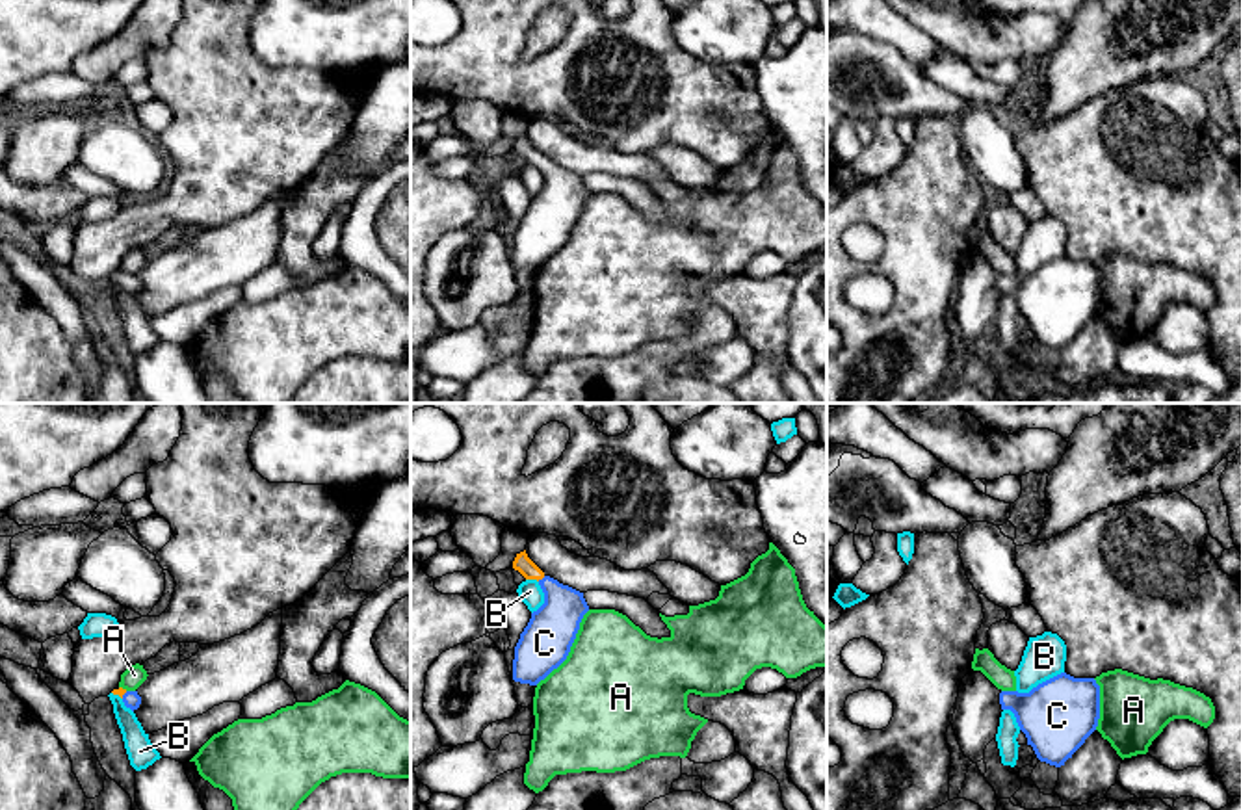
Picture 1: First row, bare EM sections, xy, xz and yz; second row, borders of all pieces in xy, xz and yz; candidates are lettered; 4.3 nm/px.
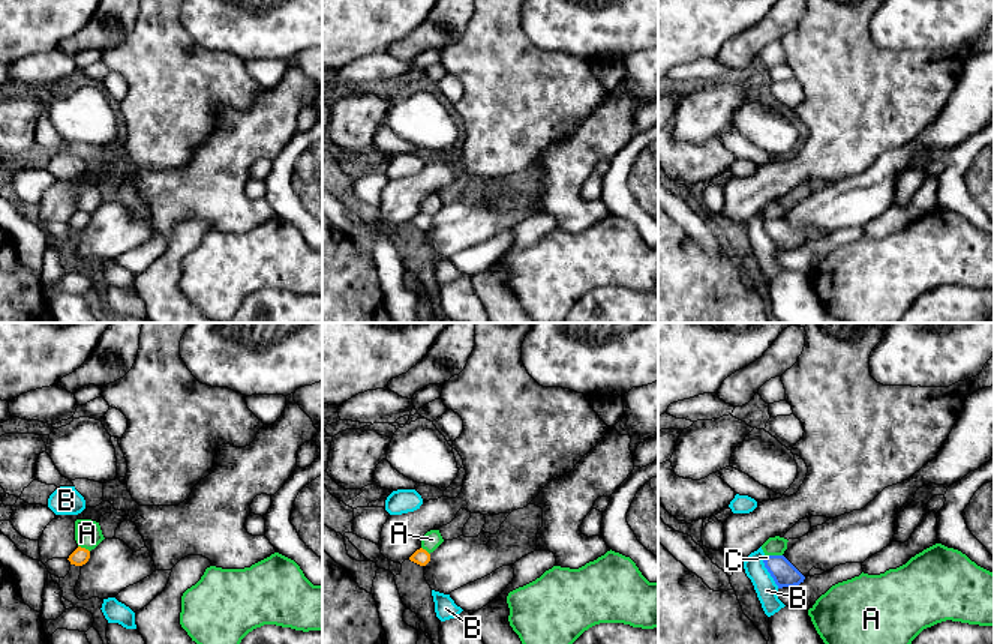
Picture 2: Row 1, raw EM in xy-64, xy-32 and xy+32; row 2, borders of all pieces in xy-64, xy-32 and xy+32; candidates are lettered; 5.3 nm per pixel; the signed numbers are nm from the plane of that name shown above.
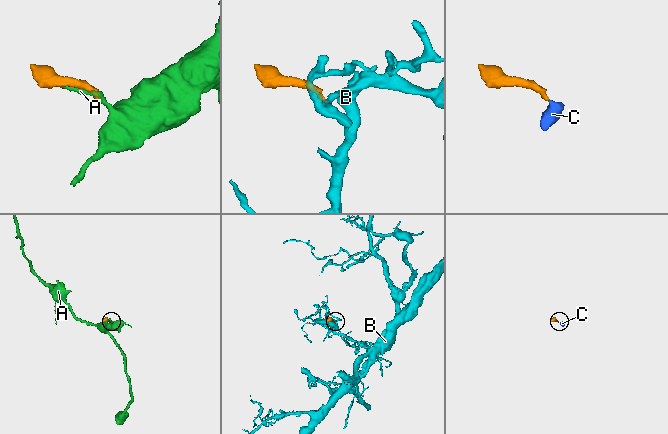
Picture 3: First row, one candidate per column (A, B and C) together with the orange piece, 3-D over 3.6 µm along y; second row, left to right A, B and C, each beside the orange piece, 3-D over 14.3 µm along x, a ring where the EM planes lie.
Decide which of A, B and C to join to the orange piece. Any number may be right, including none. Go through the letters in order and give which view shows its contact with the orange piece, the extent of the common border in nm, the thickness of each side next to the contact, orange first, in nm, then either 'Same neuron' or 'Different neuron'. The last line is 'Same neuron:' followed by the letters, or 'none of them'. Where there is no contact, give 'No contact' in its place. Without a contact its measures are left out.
A: Touches orange in xy. Shared border 40 nm. Thickness 40 nm (orange) against 90 nm. Different neuron
B: Touches orange in xz. Shared border 60 nm. Thickness 80 nm (orange) against 100 nm. Different neuron
C: Touches orange in xz. Shared border 40 nm. Thickness 80 nm (orange) against 220 nm. Same neuron
Same neuron: C

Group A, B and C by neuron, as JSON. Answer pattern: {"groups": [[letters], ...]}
{"groups": [["A"], ["B"], ["C"]]}

